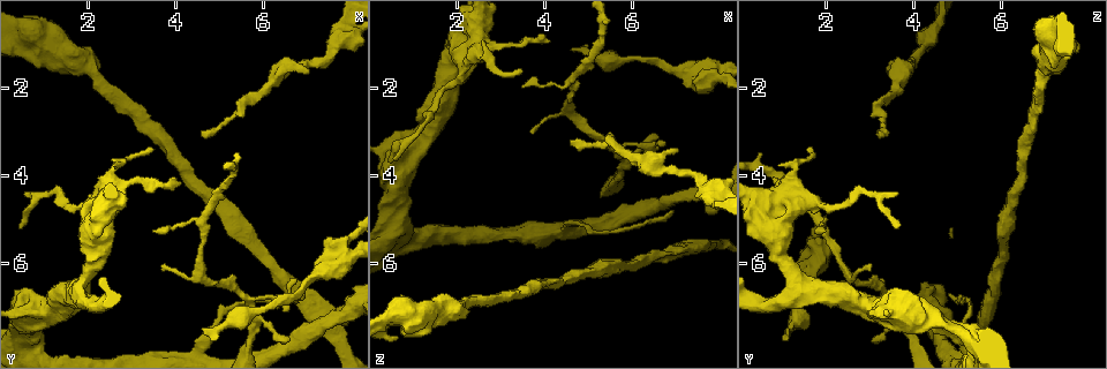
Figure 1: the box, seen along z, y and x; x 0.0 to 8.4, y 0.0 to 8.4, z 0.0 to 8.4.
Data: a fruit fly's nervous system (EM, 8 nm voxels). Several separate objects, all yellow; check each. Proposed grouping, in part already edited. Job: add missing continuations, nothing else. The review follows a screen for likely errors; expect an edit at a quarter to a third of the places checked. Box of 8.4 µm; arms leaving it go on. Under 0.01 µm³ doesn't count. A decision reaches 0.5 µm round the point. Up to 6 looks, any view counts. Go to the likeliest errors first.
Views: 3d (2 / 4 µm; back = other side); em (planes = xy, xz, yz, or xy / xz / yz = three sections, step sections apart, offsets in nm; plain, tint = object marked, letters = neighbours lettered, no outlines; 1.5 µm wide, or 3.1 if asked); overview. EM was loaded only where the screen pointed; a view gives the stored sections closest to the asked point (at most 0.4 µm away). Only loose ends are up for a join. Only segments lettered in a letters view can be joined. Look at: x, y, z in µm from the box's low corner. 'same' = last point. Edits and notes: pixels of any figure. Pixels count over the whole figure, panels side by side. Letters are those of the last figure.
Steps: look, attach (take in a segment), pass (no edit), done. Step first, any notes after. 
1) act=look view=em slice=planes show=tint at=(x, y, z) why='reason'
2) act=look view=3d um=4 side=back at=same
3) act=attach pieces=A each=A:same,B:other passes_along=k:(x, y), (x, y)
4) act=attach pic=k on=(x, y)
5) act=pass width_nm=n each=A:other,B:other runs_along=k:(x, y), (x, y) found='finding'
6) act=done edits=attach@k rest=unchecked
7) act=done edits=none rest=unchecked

act=look view=3d um=4 at=(4.55, 3.10, 3.30) why='tapers out'

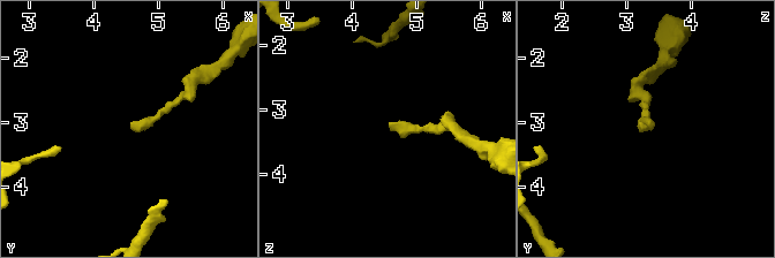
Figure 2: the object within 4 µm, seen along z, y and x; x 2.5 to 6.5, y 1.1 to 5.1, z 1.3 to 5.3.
act=look view=em slice=planes show=tint at=(4.55, 3.05, 3.25) why='now the EM'

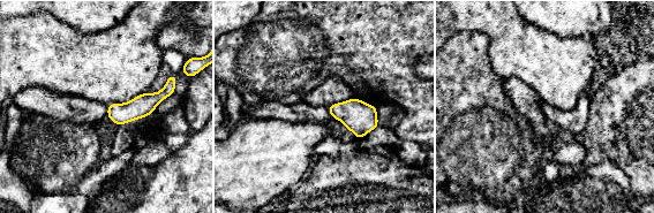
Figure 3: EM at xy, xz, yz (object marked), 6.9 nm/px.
act=look view=em slice=planes show=letters at=same

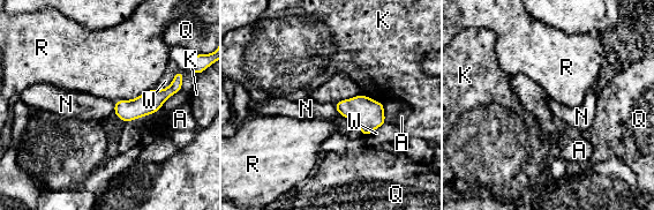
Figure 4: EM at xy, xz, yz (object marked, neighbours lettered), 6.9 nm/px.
act=pass each=A:other,K:other,N:other,Q:other,R:other,W:other border=4:(113, 103), (114, 112) found='none of them fits'

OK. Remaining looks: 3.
act=look view=em slice=xy step=4 show=tint at=(6.45, 7.85, 3.10) why='branch stops here'

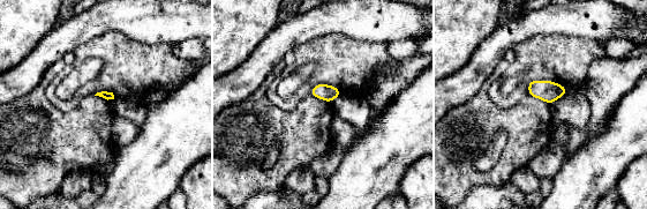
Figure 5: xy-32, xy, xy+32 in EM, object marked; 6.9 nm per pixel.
act=look view=em slice=xz step=8 show=letters at=same why='cut it another way'

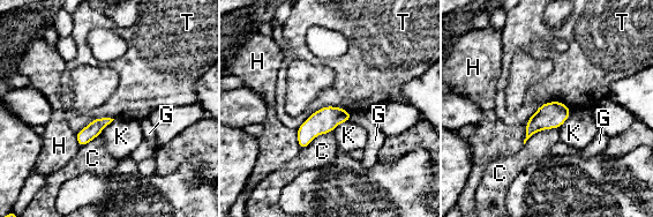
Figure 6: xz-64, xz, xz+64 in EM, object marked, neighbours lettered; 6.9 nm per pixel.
act=pass longest_contact=T:400nm each=C:other,G:other,H:other,K:other,T:other found='no lettered segment goes on from it'

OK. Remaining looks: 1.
act=done edits=none rest=unchecked

